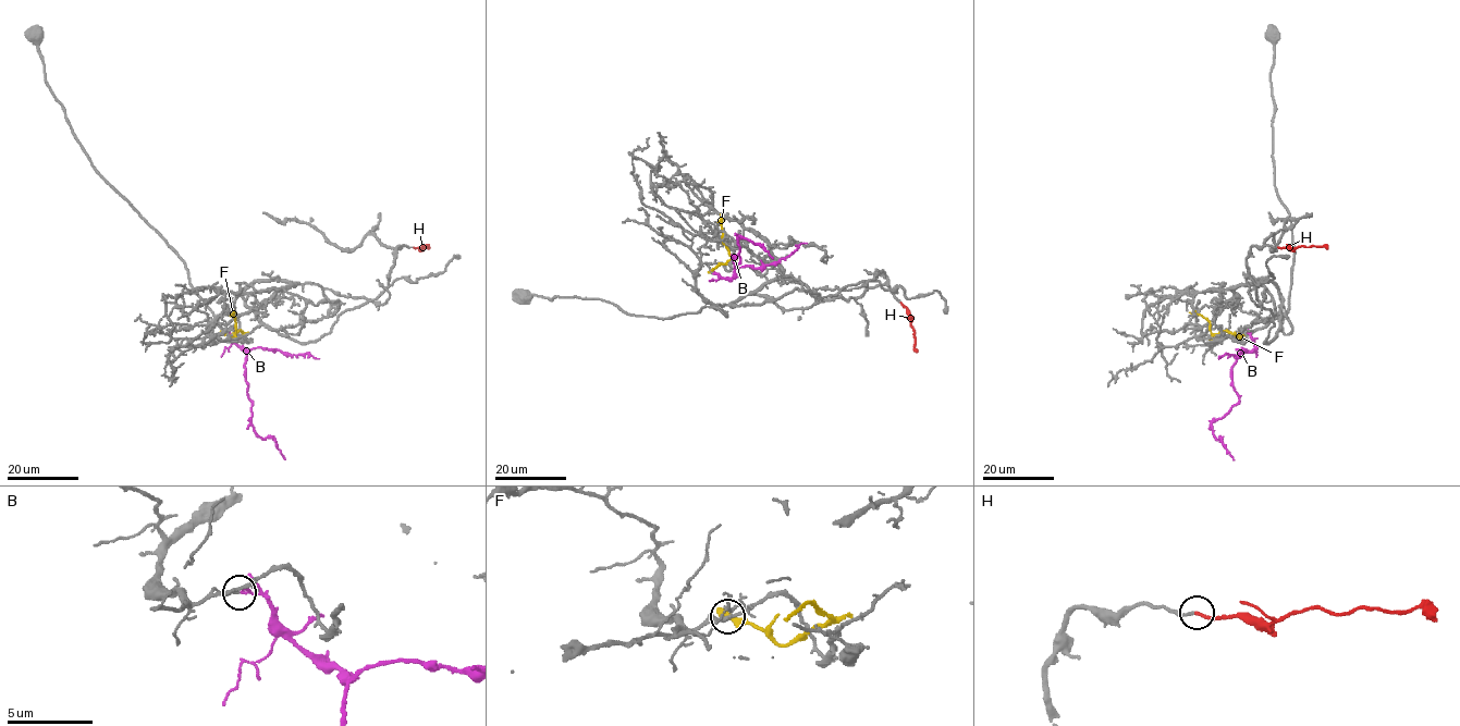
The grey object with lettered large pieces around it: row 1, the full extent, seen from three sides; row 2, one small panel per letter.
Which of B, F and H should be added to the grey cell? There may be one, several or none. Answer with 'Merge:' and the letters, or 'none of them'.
Merge: H

